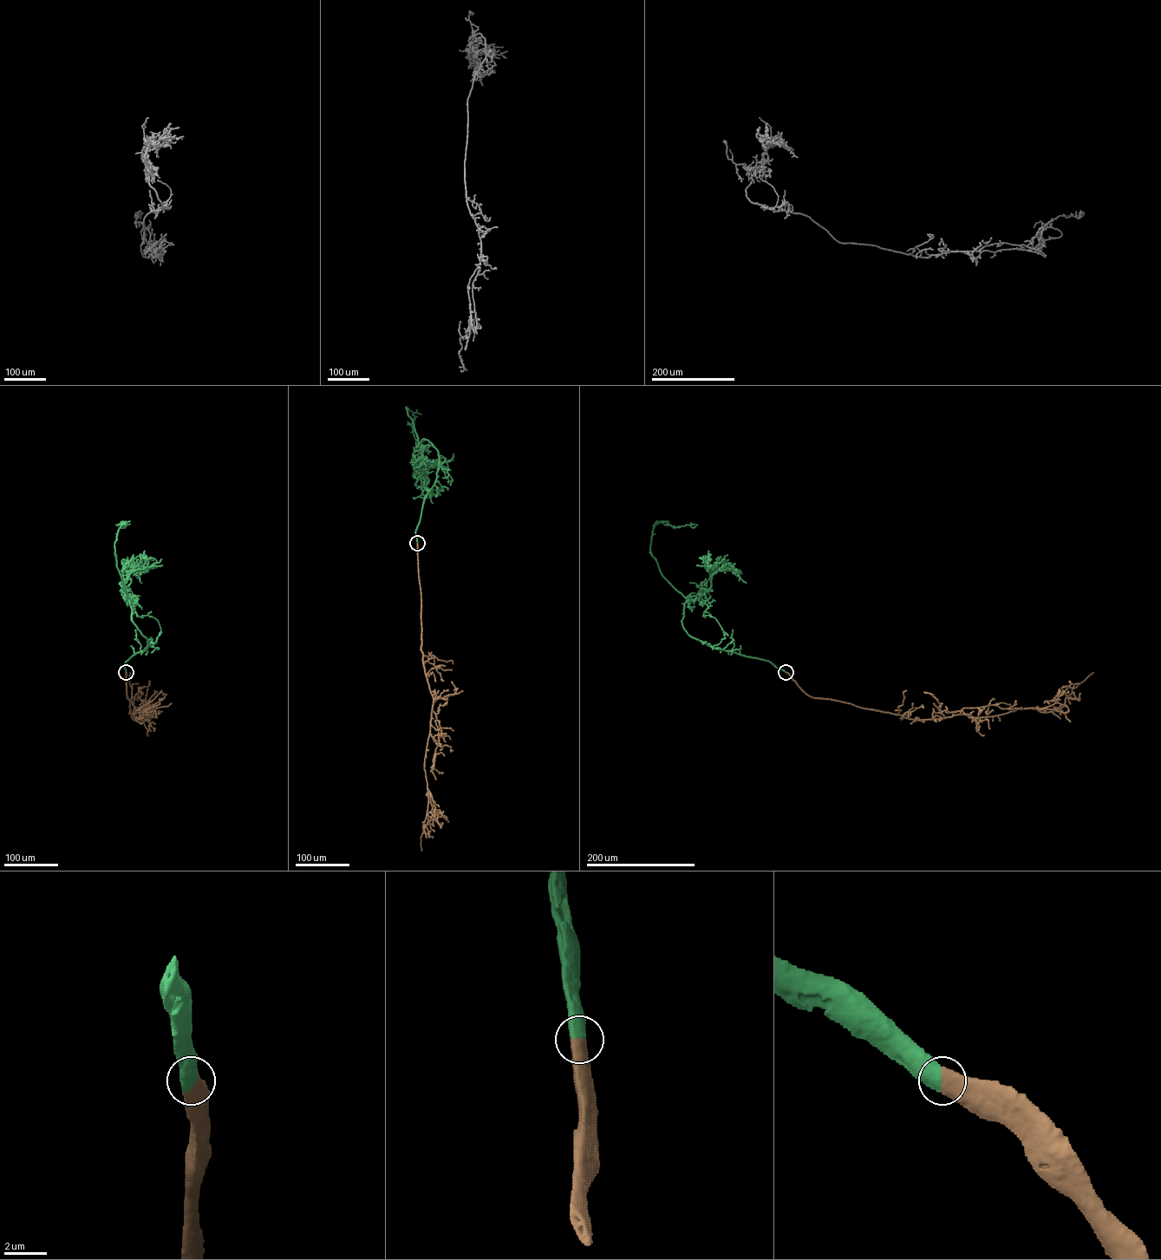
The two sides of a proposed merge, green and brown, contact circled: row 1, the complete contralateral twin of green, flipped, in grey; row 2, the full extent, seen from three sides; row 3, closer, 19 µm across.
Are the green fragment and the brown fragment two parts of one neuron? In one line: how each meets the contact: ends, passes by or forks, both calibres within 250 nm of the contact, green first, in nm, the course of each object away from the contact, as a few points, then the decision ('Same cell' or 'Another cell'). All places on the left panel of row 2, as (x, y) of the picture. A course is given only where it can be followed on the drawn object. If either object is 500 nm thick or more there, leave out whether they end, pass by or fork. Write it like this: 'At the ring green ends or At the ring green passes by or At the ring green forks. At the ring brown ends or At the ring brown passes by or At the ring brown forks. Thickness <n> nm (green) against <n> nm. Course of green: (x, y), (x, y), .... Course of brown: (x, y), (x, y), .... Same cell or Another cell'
Thickness 650 nm (green) against 700 nm. Course of green: (126, 672), (126, 662), (144, 649), (147, 641), (132, 620), (116, 565), (114, 541), (122, 525). Course of brown: (126, 672), (130, 713), (133, 720), (140, 719), (140, 714), (133, 714), (135, 708), (137, 712), (130, 672). Same cell

